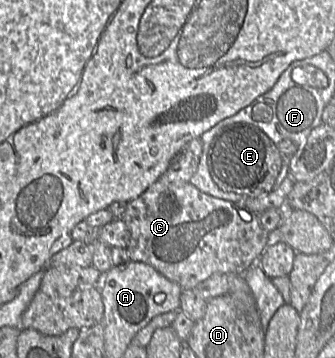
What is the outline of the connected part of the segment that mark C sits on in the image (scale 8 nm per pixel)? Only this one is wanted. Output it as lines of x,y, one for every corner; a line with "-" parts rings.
158,179
139,197
128,202
122,215
122,220
130,231
126,250
132,261
152,266
183,289
193,289
214,273
243,274
253,262
257,262
268,246
269,234
261,227
259,215
232,202
208,195
189,182
175,184

